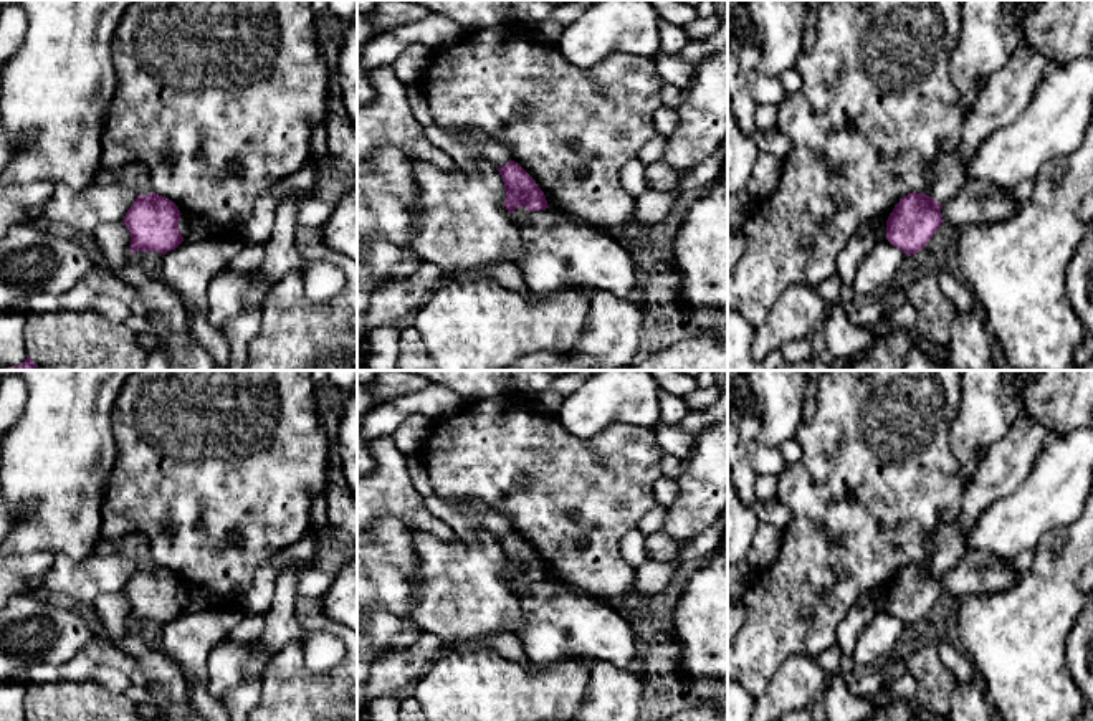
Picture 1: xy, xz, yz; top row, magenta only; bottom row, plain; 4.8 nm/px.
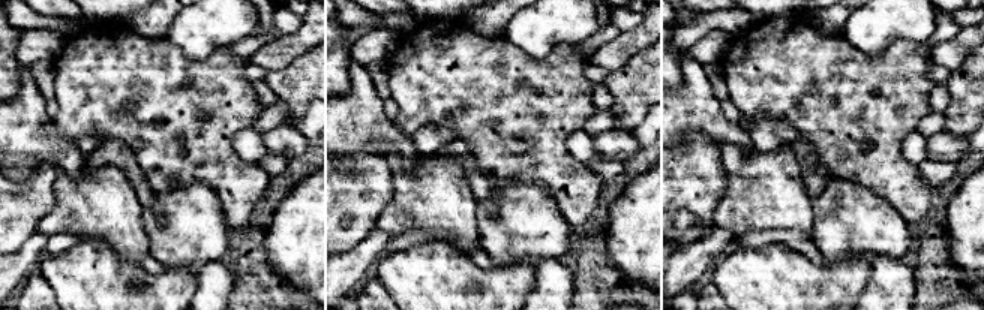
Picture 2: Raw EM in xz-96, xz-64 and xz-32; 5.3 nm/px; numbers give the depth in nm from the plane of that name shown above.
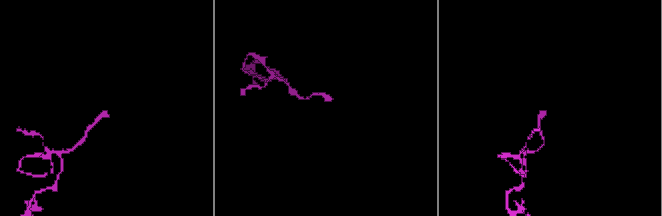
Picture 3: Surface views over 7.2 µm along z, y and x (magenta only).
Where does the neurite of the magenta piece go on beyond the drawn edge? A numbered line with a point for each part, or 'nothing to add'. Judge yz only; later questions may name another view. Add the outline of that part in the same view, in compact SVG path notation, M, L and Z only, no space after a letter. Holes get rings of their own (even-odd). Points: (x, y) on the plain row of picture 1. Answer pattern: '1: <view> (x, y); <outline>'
1: yz (1004, 467); M1019 418L1007 435L989 448L974 478L964 485L959 518L954 523L939 524L931 532L923 564L941 575L959 564L967 532L992 503L1020 486L1047 435L1047 428L1035 420Z

